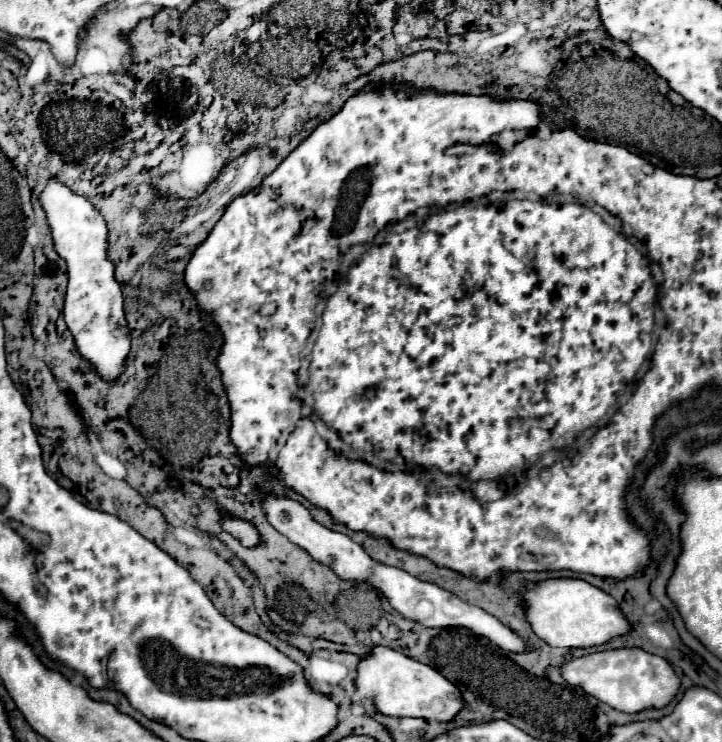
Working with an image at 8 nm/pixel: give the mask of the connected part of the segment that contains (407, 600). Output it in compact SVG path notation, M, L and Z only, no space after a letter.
M267 494L267 496L263 496L261 504L265 508L269 524L277 532L281 532L285 538L289 538L295 546L303 548L315 562L329 566L341 580L367 582L373 588L377 588L389 600L389 604L399 614L403 614L405 618L409 618L413 622L419 622L425 628L467 628L475 636L483 636L483 638L491 640L493 644L497 644L505 652L521 654L521 652L527 650L527 642L521 636L517 636L509 626L505 626L501 620L497 620L495 616L487 614L485 610L481 610L477 606L471 606L471 604L463 602L461 598L457 598L455 594L439 588L437 584L423 582L423 580L407 574L401 568L385 566L385 564L369 558L367 552L357 542L353 542L349 536L327 530L319 522L315 522L311 518L309 510L305 506L301 506L299 502Z

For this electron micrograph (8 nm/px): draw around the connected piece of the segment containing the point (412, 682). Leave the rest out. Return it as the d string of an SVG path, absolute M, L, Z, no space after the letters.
M375 646L359 660L353 686L359 698L373 704L385 716L411 716L445 722L451 720L463 706L459 690L447 678L439 676L439 672L435 672L431 666L387 646Z

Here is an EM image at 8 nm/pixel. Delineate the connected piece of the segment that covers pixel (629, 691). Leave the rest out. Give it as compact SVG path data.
M621 648L587 654L583 658L563 662L559 670L567 684L579 686L599 702L605 702L611 708L629 714L635 714L645 708L663 708L679 690L679 676L671 668L671 664L661 656L649 654L639 648Z

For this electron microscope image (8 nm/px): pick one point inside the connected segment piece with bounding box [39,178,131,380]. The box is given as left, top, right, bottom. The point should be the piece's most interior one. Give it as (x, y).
(93, 310)

